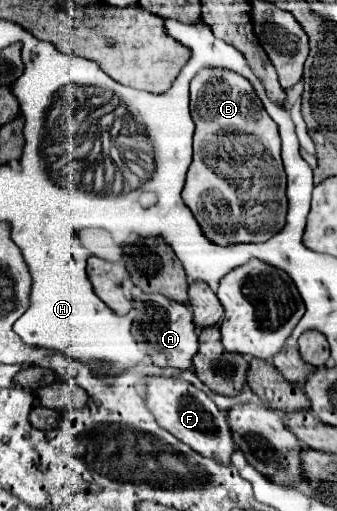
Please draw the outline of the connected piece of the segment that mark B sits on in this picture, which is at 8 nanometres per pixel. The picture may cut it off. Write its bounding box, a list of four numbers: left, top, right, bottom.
[182,68,286,246]

